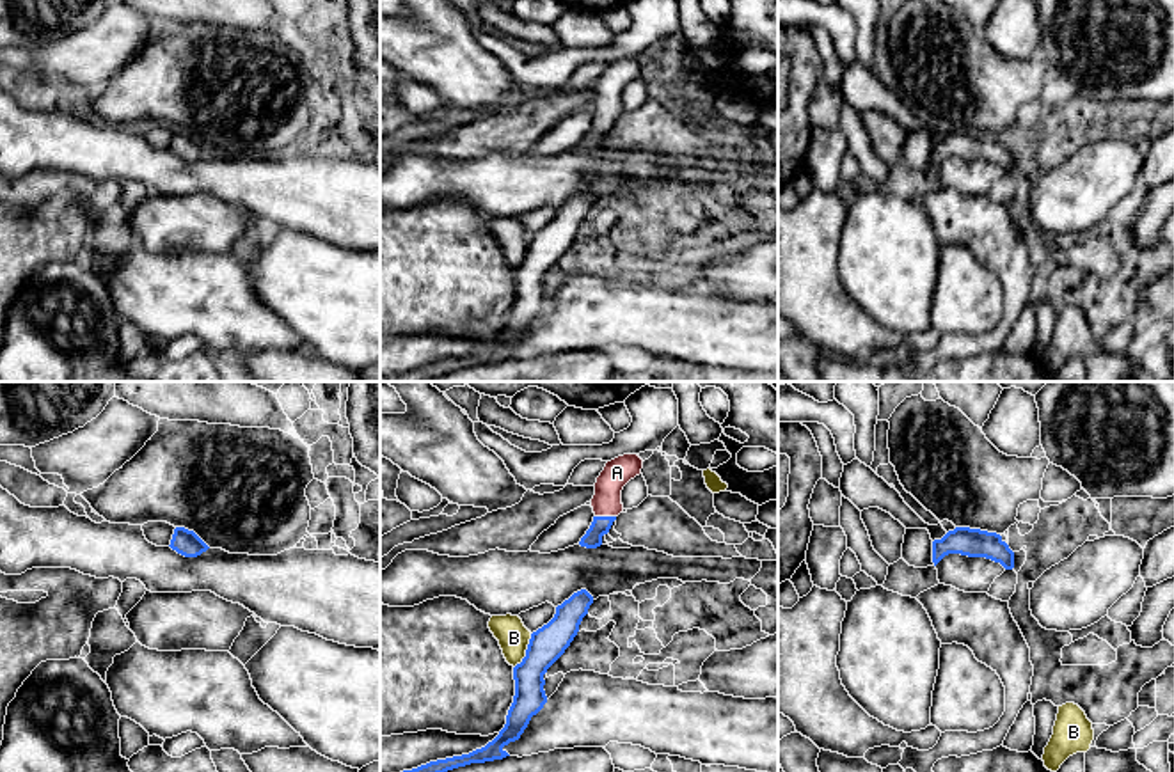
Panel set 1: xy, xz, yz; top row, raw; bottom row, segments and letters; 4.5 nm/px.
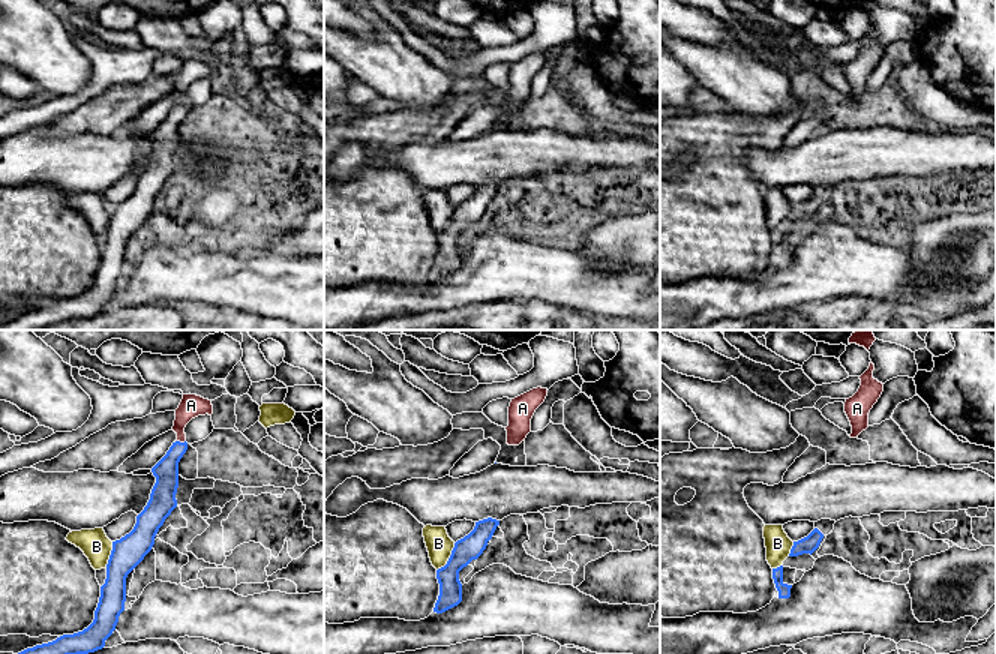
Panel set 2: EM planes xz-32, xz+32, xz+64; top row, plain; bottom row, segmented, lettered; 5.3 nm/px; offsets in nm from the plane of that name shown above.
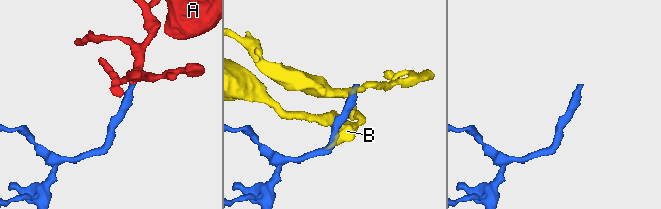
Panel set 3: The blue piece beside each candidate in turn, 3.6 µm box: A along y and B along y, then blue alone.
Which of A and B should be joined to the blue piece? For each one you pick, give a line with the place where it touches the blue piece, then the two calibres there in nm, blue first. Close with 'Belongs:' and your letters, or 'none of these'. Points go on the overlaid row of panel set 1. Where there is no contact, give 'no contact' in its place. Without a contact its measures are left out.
A: meets blue in xz at (606, 517); 90 nm thick on the blue side, 130 nm on the other
Belongs: A

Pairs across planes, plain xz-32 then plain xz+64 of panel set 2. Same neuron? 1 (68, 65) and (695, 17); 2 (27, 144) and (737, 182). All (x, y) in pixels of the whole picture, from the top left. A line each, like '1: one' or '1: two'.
1: two
2: two

